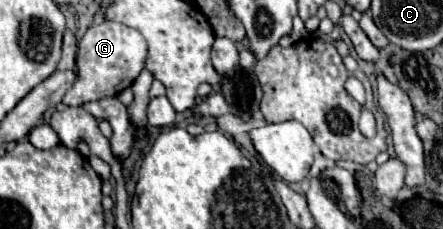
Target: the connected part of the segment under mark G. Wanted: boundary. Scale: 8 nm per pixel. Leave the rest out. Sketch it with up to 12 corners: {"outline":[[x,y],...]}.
{"outline":[[104,20],[78,44],[64,104],[120,94],[142,72],[142,34]]}

